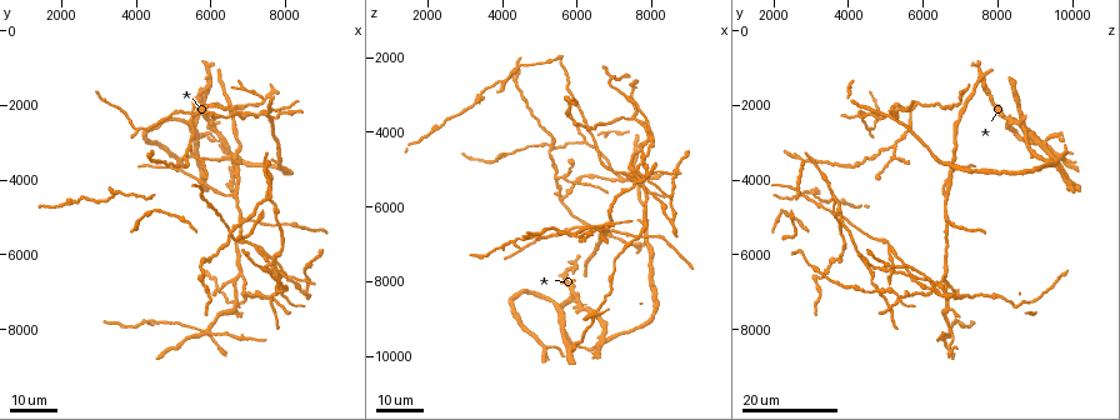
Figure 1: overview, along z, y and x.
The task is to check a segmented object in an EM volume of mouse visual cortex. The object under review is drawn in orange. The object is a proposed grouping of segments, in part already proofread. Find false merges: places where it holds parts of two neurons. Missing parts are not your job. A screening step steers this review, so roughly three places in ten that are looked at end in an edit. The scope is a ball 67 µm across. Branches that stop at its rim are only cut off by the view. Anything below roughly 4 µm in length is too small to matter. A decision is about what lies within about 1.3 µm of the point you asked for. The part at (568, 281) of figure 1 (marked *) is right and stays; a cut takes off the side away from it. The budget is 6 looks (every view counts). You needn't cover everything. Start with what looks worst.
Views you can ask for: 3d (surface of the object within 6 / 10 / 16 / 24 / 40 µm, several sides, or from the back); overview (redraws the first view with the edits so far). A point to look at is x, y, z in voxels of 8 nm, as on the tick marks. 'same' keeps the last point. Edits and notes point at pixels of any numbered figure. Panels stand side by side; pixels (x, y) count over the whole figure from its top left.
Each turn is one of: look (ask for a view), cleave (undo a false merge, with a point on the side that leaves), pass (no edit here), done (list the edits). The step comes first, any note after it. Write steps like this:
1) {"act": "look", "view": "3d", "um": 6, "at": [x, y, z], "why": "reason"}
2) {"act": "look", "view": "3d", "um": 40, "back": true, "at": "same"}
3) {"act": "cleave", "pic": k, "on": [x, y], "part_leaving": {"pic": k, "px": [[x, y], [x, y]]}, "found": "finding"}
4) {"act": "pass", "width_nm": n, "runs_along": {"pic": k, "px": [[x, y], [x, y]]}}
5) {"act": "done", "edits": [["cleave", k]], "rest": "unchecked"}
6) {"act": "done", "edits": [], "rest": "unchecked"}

{"act": "look", "view": "3d", "um": 16, "at": [5600, 3400, 5100], "why": "two arms in line, one across"}

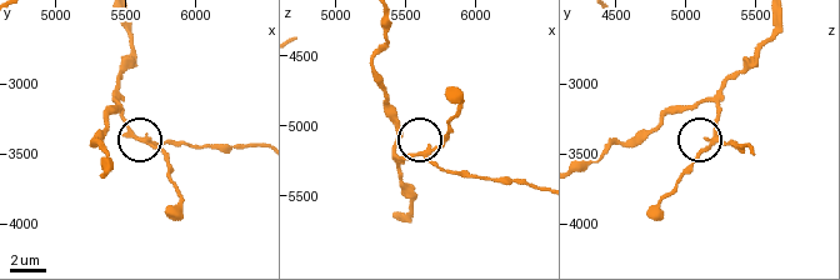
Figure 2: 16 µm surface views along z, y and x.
{"act": "look", "view": "3d", "um": 10, "at": [5660, 3420, 5180]}

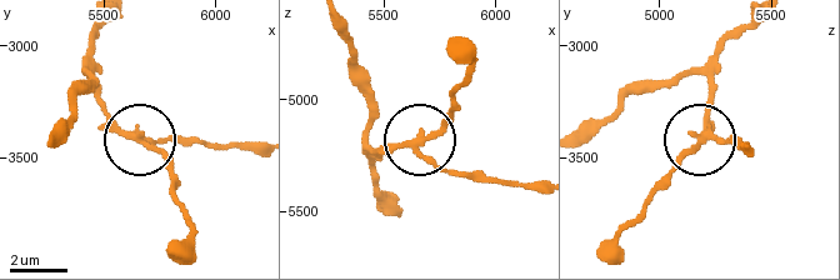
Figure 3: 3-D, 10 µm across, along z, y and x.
{"act": "cleave", "pic": 3, "on": [184, 143], "side_arm_um": 6, "part_leaving": {"pic": 3, "px": [[425, 158], [458, 173], [536, 186]]}, "found": "two neurons meet here"}

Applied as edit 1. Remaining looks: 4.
{"act": "look", "view": "overview"}

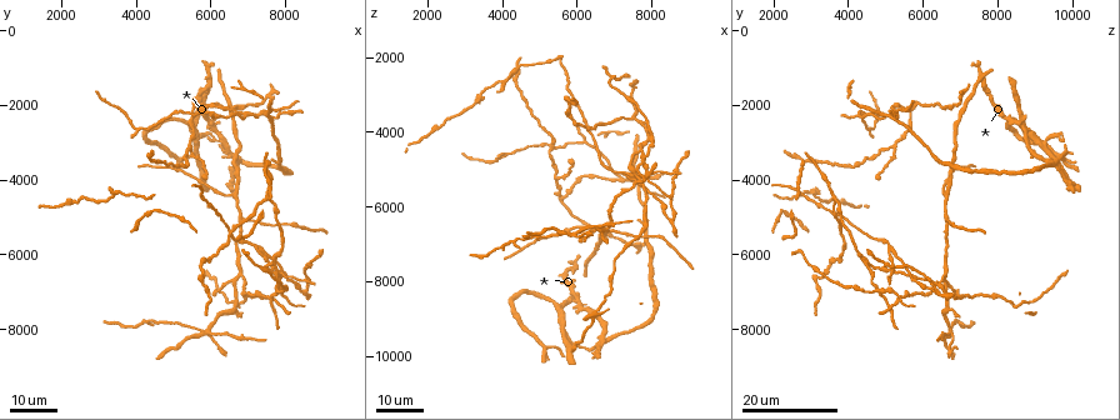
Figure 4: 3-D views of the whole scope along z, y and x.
{"act": "look", "view": "3d", "um": 24, "at": [6600, 4400, 6600]}

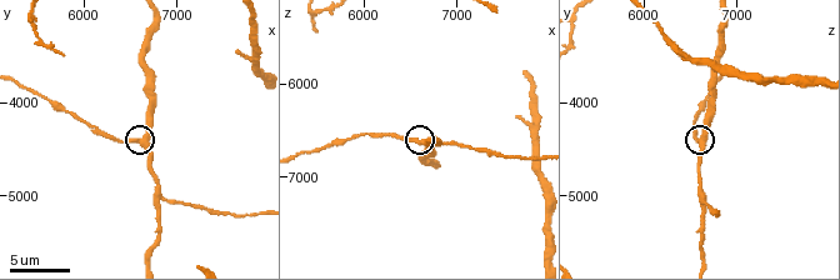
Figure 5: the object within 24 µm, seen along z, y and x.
{"act": "look", "view": "3d", "um": 6, "at": [6600, 4400, 6600], "why": "closer look"}

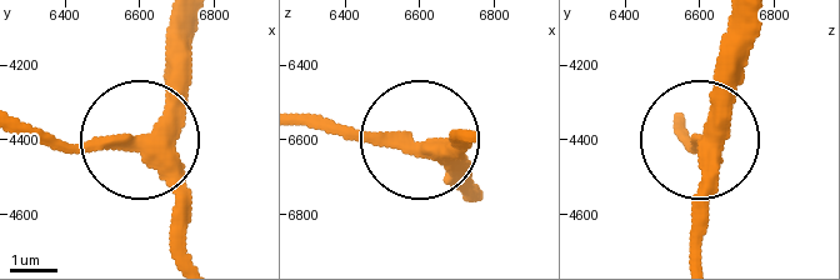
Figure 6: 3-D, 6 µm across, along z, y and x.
{"act": "look", "view": "3d", "um": 6, "back": true, "at": [6570, 4410, 6610], "why": "from behind"}

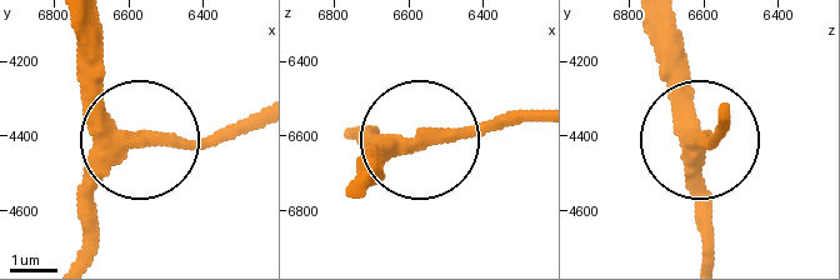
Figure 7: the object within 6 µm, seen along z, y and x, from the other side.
{"act": "pass", "width_nm": 340, "runs_along": {"pic": 7, "px": [[373, 174], [409, 146], [536, 114]]}, "found": "one neuron here"}

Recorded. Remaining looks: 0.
{"act": "done", "edits": [["cleave", 3]], "rest": "unchecked"}

